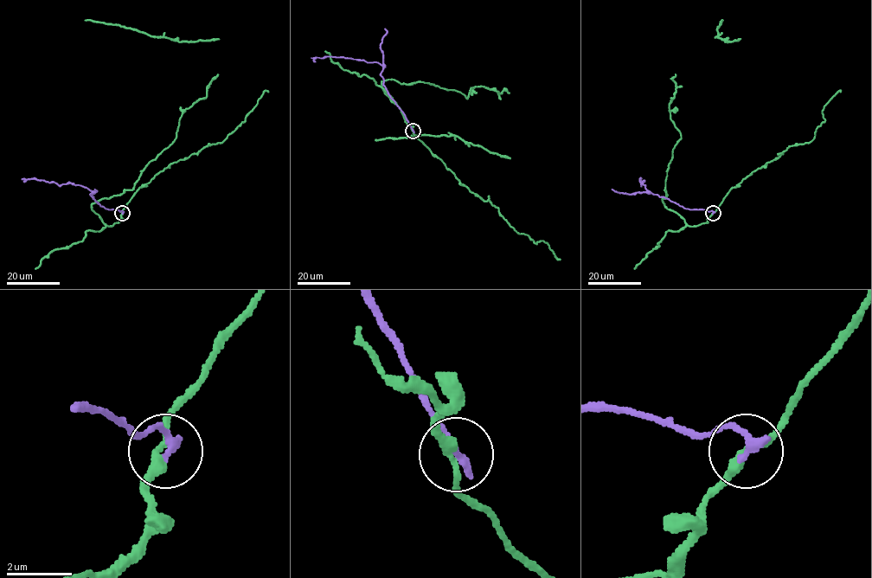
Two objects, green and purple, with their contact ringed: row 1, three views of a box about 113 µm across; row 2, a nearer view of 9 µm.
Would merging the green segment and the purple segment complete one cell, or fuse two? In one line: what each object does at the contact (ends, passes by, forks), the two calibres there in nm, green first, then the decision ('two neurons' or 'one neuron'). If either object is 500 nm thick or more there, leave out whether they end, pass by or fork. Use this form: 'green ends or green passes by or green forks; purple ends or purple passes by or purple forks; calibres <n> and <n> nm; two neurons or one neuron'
green passes by; purple ends; calibres 260 and 320 nm; two neurons

